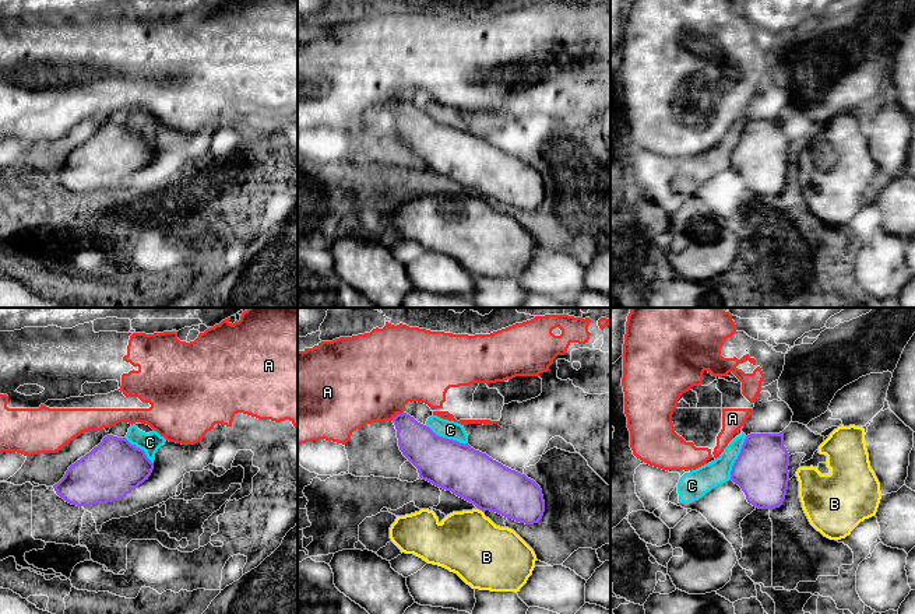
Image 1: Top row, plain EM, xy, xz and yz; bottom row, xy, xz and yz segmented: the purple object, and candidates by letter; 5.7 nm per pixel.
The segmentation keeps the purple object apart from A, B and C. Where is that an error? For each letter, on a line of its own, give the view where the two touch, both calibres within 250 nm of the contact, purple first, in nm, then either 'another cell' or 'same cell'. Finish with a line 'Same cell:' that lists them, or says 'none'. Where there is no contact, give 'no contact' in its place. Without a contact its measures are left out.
A: meets purple in xz; 220 nm thick on the purple side, 480 nm on the other; another cell
B: no contact; another cell
C: meets purple in yz; 300 nm thick on the purple side, 150 nm on the other; another cell
Same cell: none

